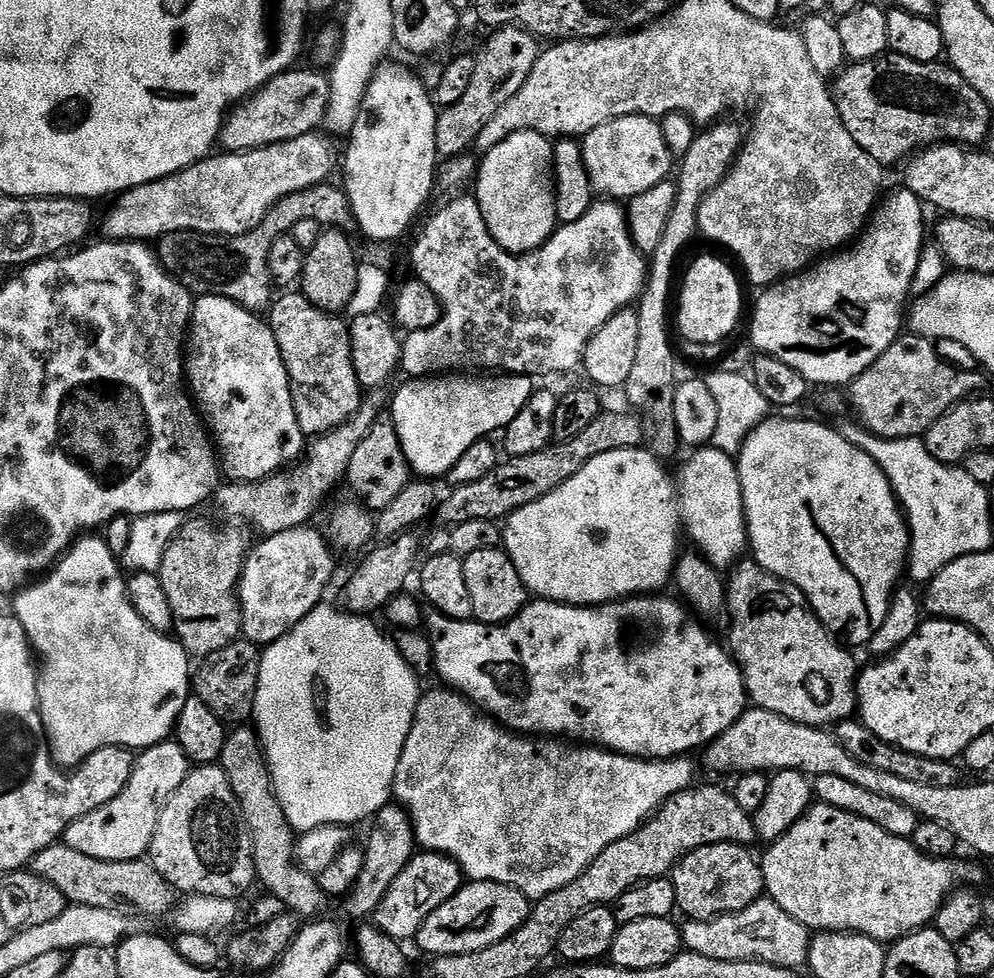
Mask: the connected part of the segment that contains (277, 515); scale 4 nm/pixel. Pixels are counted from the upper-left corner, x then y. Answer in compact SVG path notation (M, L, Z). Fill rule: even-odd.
M380 390L369 391L363 397L360 409L342 427L315 437L307 445L306 455L291 470L281 470L275 476L268 476L259 482L221 483L214 493L214 501L220 507L221 514L229 516L232 519L229 521L239 522L241 525L253 524L258 531L264 532L260 534L265 537L305 527L311 521L308 519L323 506L324 499L339 484L345 483L350 458L354 458L354 450L358 450L358 442L366 438L370 426L374 426L374 422L382 414L383 408L380 407L383 404L385 407L386 404L384 394Z

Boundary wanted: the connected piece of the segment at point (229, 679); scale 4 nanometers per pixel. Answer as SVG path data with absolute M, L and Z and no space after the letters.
M243 638L236 643L203 657L200 669L194 672L195 699L206 702L219 720L228 726L240 726L253 719L256 711L256 691L262 652L257 645Z

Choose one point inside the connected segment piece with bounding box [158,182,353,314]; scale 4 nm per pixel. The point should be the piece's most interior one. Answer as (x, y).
(234, 267)

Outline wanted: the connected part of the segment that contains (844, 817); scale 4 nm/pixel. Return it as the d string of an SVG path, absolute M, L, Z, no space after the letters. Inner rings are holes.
M819 802L813 803L808 813L802 818L798 818L798 822L794 822L794 826L790 826L790 830L786 830L786 834L782 834L782 838L767 845L766 851L768 853L762 856L765 893L778 906L782 906L782 910L786 910L786 914L790 914L790 918L794 918L799 924L805 924L809 930L816 932L856 932L859 936L869 936L881 942L895 942L912 932L917 932L920 928L929 927L935 921L938 910L947 902L954 889L957 886L967 885L964 883L976 872L976 868L972 864L952 864L951 859L937 860L935 856L928 856L925 852L918 851L913 846L911 839L896 837L875 825L874 822L867 821L866 818L856 817L852 813L847 813L846 810L836 809L834 806Z

